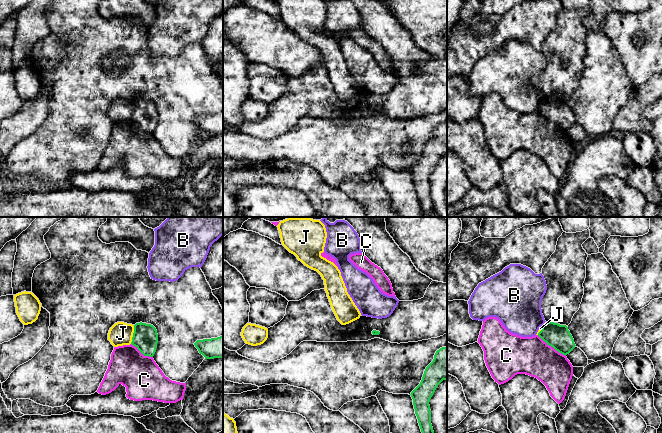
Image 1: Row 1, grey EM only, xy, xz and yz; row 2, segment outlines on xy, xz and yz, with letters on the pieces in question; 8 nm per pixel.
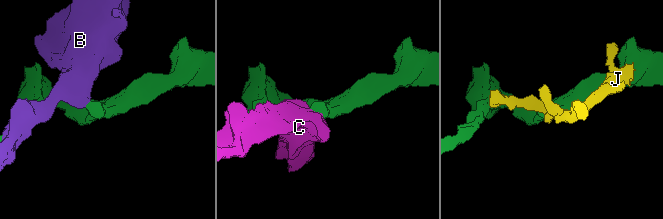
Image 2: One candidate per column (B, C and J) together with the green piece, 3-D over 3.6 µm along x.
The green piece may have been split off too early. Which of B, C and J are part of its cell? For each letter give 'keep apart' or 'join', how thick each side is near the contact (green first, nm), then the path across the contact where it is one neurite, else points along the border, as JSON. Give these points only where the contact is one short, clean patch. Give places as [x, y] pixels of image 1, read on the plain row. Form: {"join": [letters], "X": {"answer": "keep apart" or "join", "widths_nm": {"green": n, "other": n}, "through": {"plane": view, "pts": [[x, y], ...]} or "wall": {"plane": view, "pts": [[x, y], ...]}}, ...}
{"join": [], "B": {"answer": "keep apart", "widths_nm": {"green": 190, "other": 360}}, "C": {"answer": "keep apart", "widths_nm": {"green": 190, "other": 300}, "wall": {"plane": "yz", "pts": [[537, 111], [565, 132]]}}, "J": {"answer": "keep apart", "widths_nm": {"green": 200, "other": 180}, "wall": {"plane": "xy", "pts": [[134, 101], [130, 119]]}}}

